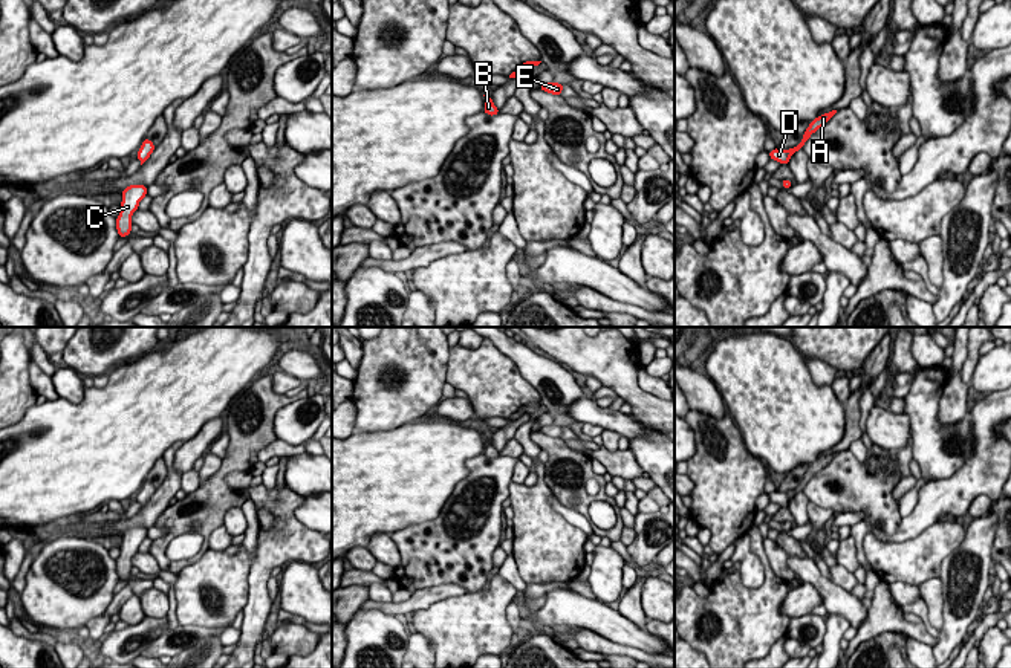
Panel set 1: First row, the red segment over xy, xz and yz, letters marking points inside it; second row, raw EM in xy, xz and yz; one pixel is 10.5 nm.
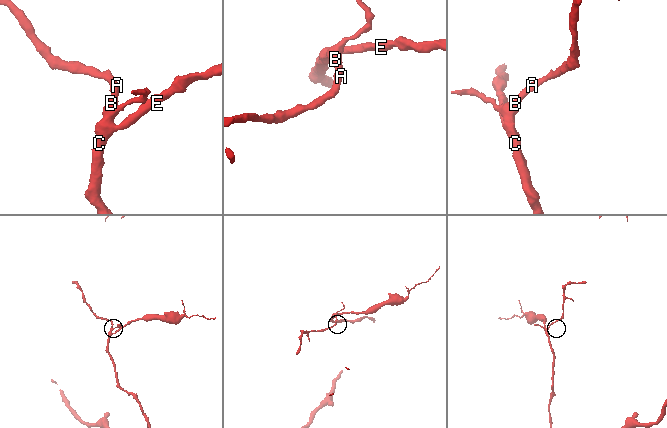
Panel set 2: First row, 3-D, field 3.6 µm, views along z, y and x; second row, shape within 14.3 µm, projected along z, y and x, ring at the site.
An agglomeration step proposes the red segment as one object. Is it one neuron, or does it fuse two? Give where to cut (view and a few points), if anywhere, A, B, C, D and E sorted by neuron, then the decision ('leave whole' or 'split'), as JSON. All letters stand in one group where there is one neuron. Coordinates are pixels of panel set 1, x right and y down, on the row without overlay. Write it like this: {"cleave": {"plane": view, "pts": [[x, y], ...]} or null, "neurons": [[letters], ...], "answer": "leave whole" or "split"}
{"cleave": null, "neurons": [["A", "B", "C", "D", "E"]], "answer": "leave whole"}

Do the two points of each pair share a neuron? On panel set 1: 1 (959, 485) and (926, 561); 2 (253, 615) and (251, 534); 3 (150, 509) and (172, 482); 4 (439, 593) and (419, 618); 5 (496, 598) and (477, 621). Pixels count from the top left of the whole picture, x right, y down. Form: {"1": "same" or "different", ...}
{"1": "different", "2": "different", "3": "same", "4": "different", "5": "same"}

